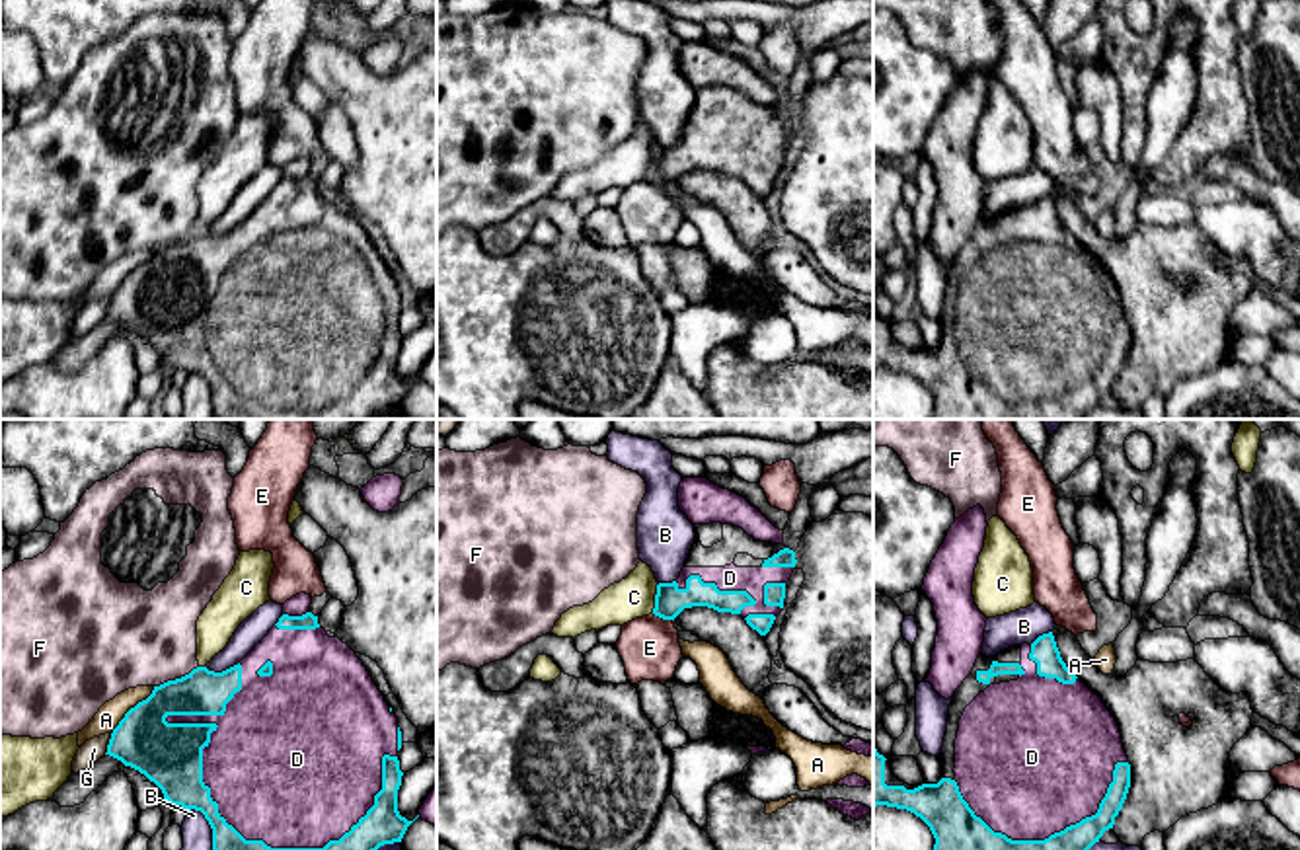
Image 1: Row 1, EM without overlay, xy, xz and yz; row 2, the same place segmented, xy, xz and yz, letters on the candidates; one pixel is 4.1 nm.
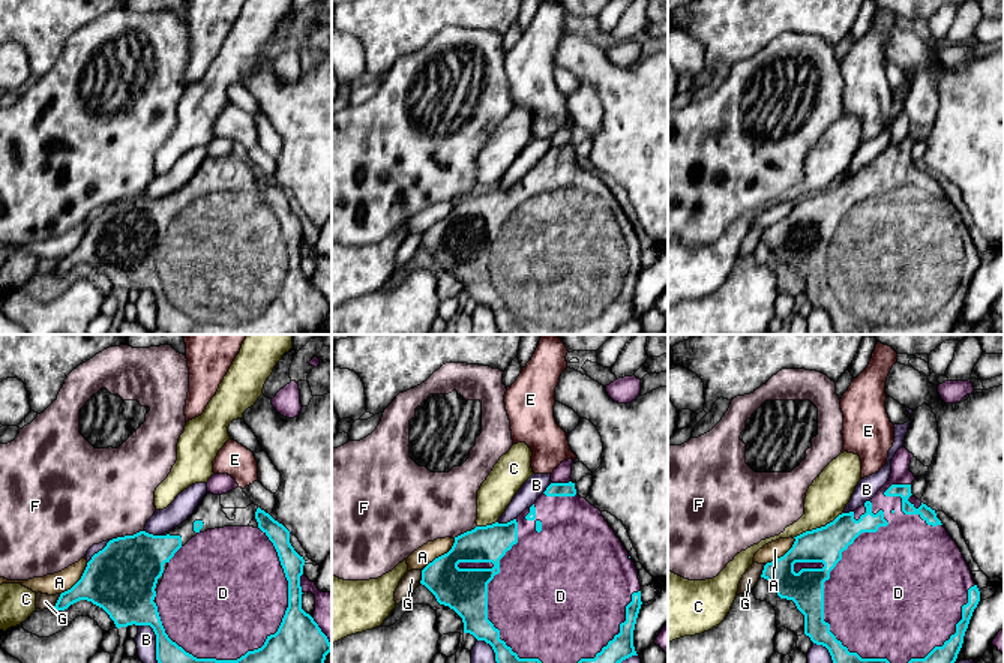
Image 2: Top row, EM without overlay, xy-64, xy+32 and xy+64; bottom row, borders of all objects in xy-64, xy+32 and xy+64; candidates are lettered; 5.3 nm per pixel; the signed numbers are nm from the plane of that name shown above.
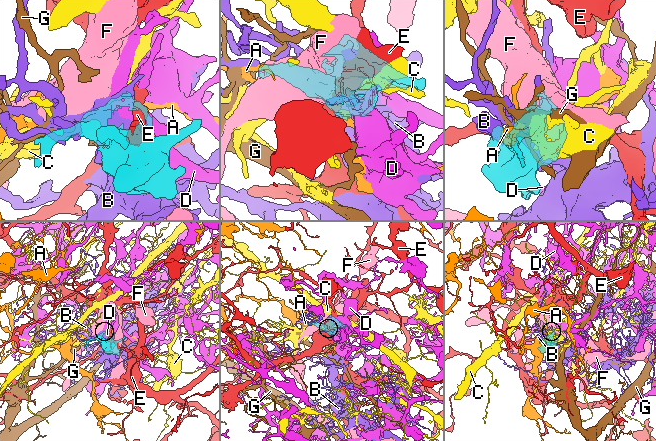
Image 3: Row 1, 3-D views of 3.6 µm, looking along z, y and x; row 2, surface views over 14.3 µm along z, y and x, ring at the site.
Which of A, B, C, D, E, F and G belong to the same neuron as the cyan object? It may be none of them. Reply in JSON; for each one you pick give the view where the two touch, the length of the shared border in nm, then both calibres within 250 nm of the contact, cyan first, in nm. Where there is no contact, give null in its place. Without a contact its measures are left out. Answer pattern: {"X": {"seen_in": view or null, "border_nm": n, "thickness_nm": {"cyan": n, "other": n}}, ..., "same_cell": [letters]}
{"D": {"seen_in": "xy", "border_nm": 950, "thickness_nm": {"cyan": 110, "other": 480}}, "same_cell": ["D"]}

